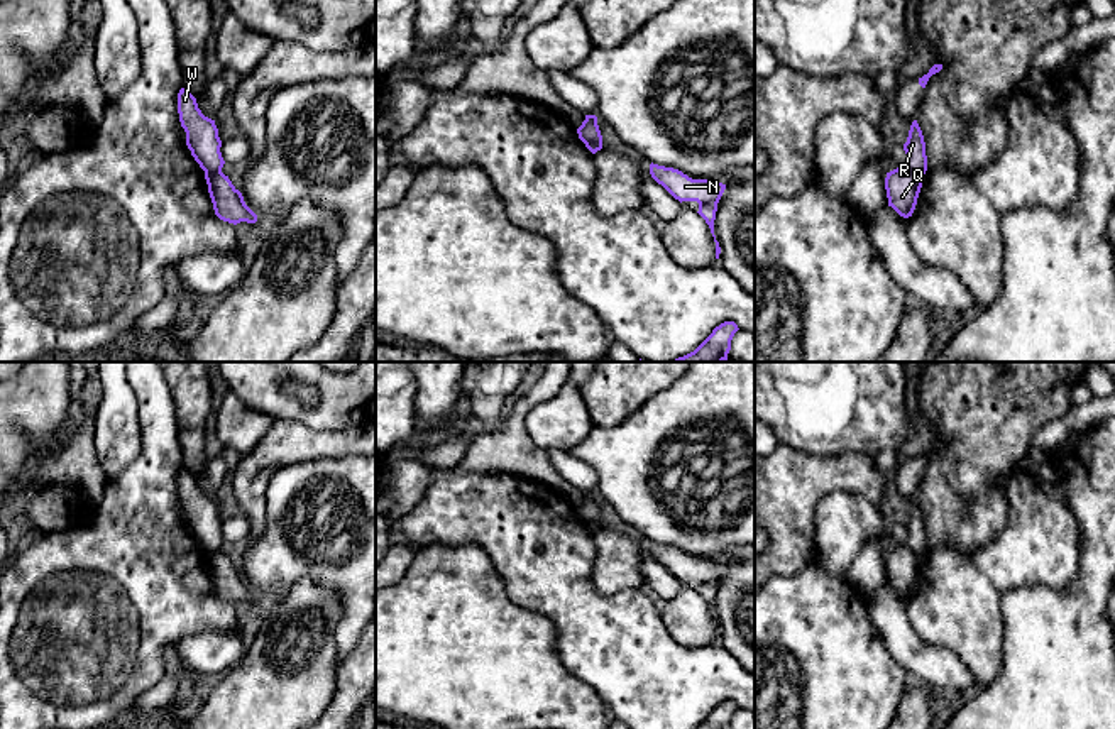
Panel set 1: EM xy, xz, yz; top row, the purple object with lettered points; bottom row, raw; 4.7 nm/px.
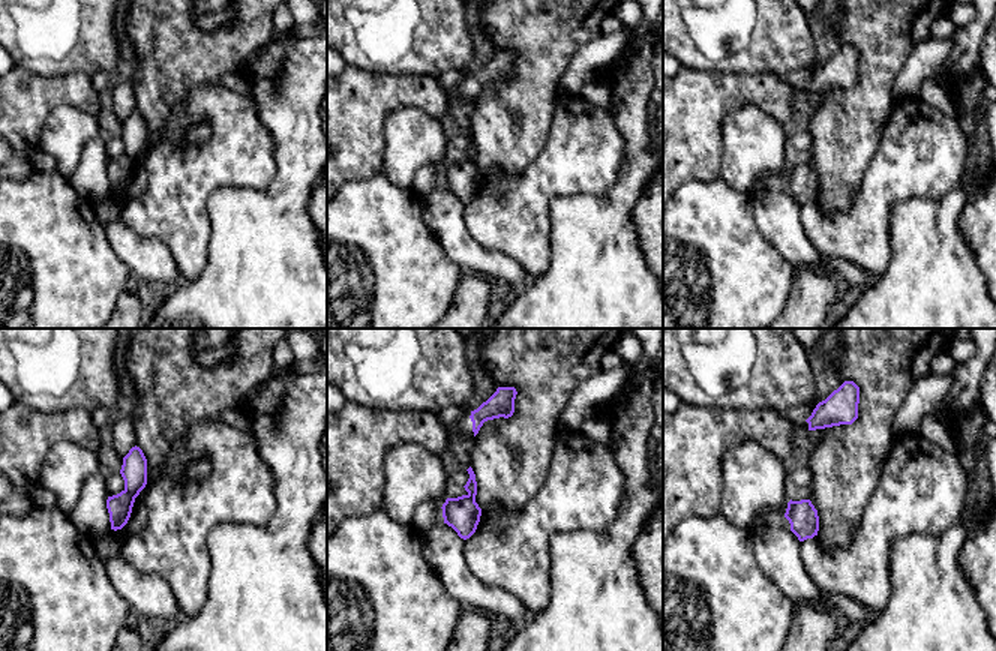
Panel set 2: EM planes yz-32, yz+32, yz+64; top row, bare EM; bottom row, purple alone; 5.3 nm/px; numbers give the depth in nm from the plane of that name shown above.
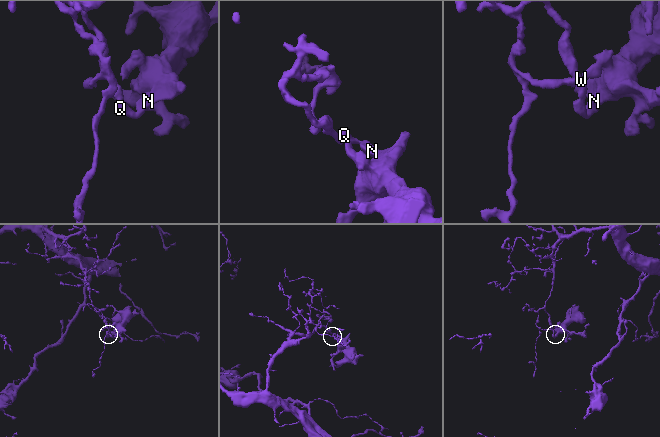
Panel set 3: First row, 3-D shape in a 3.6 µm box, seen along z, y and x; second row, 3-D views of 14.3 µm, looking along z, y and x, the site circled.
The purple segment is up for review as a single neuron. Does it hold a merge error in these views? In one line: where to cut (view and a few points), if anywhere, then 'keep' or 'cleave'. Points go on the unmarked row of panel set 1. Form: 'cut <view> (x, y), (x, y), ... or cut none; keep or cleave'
cut yz (906, 542), (921, 555); cleave

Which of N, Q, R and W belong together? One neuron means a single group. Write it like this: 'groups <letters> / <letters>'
groups N Q / R W

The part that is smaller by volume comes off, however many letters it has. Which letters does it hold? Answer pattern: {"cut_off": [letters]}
{"cut_off": ["N", "Q"]}

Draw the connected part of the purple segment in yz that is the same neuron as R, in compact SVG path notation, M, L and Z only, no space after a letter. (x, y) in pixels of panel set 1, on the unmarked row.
M917 499L912 501L907 521L904 523L904 529L907 533L907 545L917 555L924 555L927 550L927 534L926 534L926 521L922 509Z

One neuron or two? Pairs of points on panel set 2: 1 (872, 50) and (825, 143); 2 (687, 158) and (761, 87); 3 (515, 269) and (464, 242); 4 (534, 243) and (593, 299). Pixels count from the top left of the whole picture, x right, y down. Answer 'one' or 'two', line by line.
1: one
2: one
3: one
4: two

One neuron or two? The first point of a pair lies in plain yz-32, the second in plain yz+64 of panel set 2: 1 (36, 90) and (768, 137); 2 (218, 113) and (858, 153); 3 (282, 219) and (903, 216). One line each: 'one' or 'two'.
1: two
2: two
3: one

